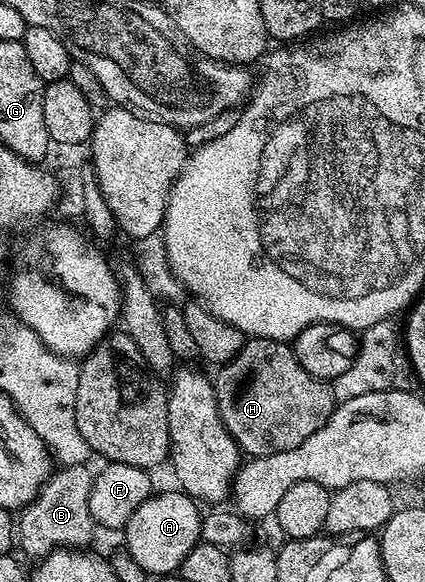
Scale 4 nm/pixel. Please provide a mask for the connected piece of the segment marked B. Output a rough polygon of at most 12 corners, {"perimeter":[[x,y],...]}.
{"perimeter":[[62,466],[16,522],[20,550],[86,548],[96,473]]}

